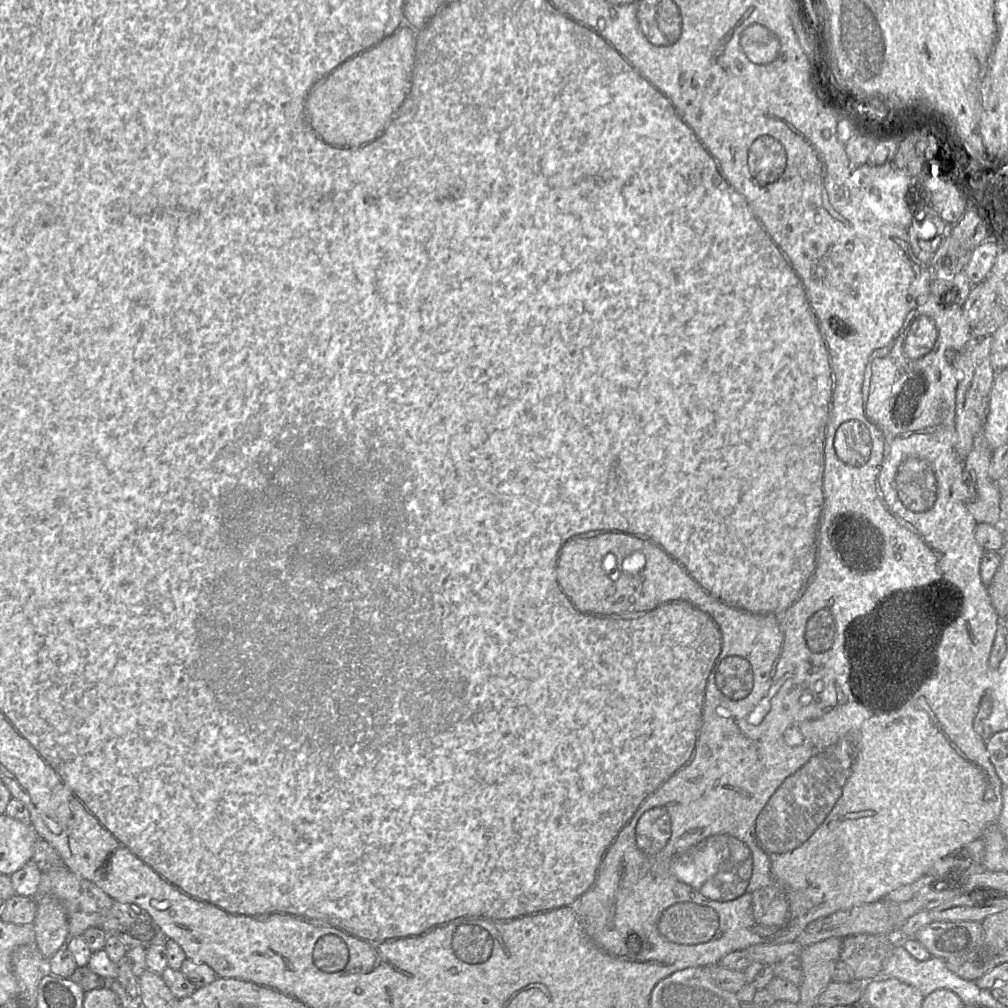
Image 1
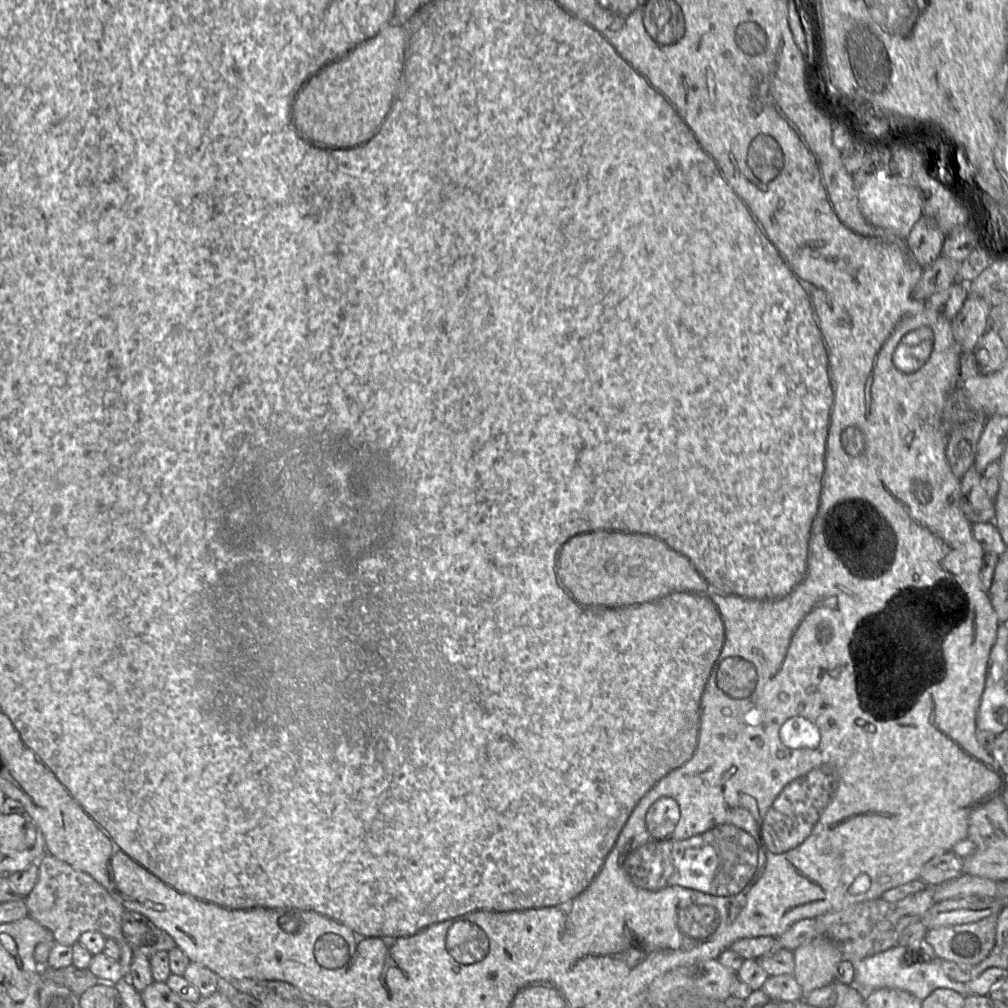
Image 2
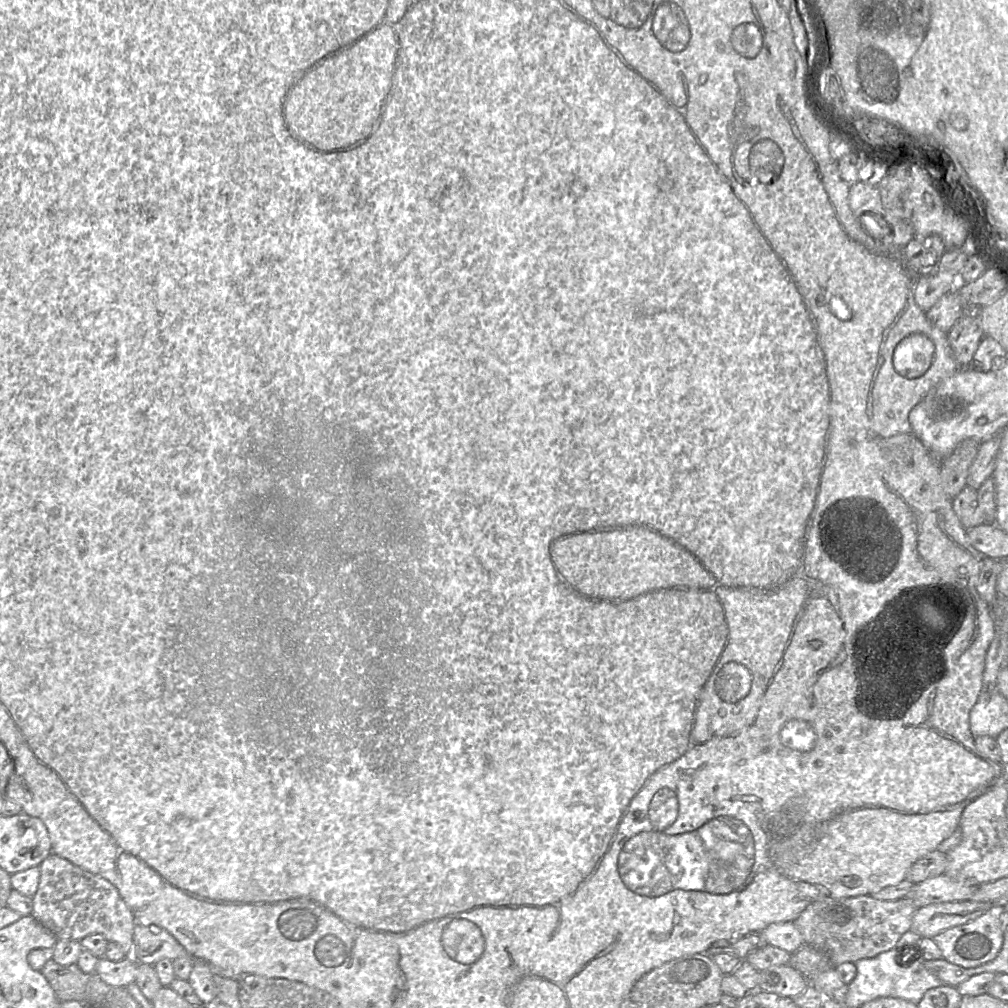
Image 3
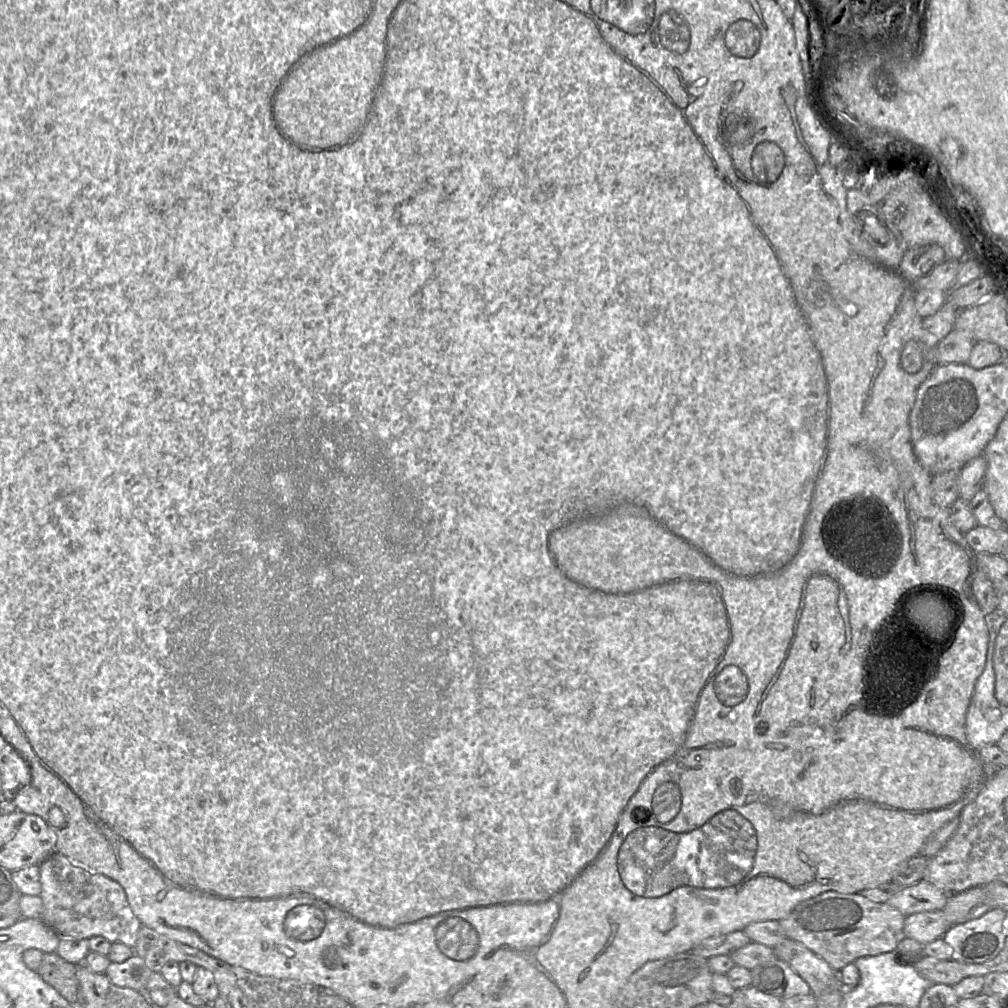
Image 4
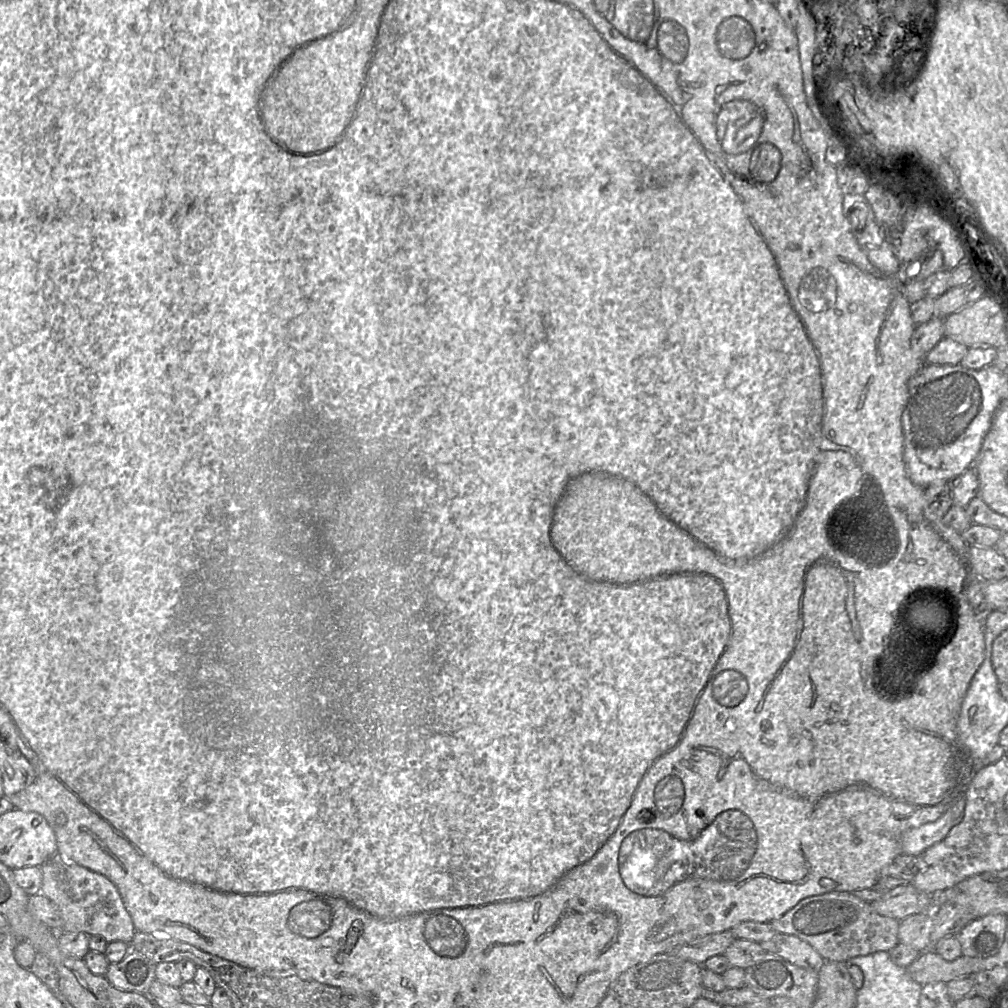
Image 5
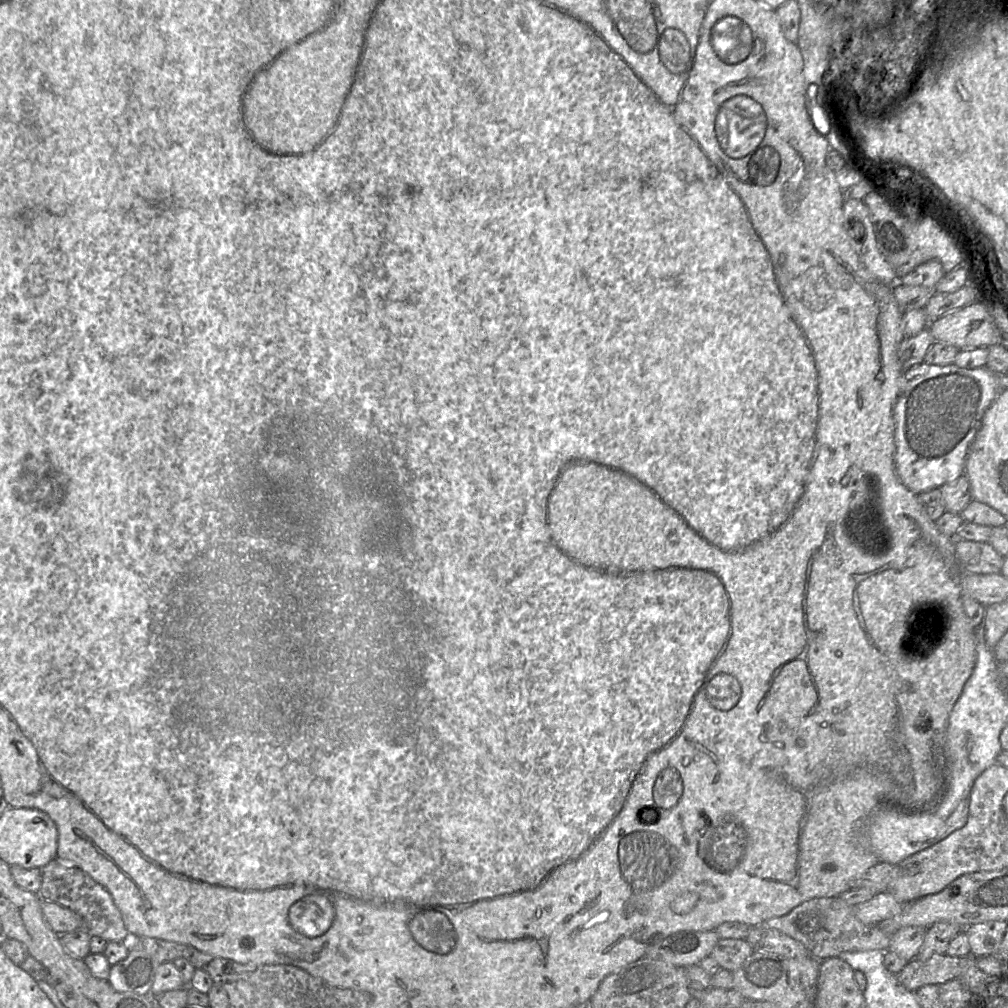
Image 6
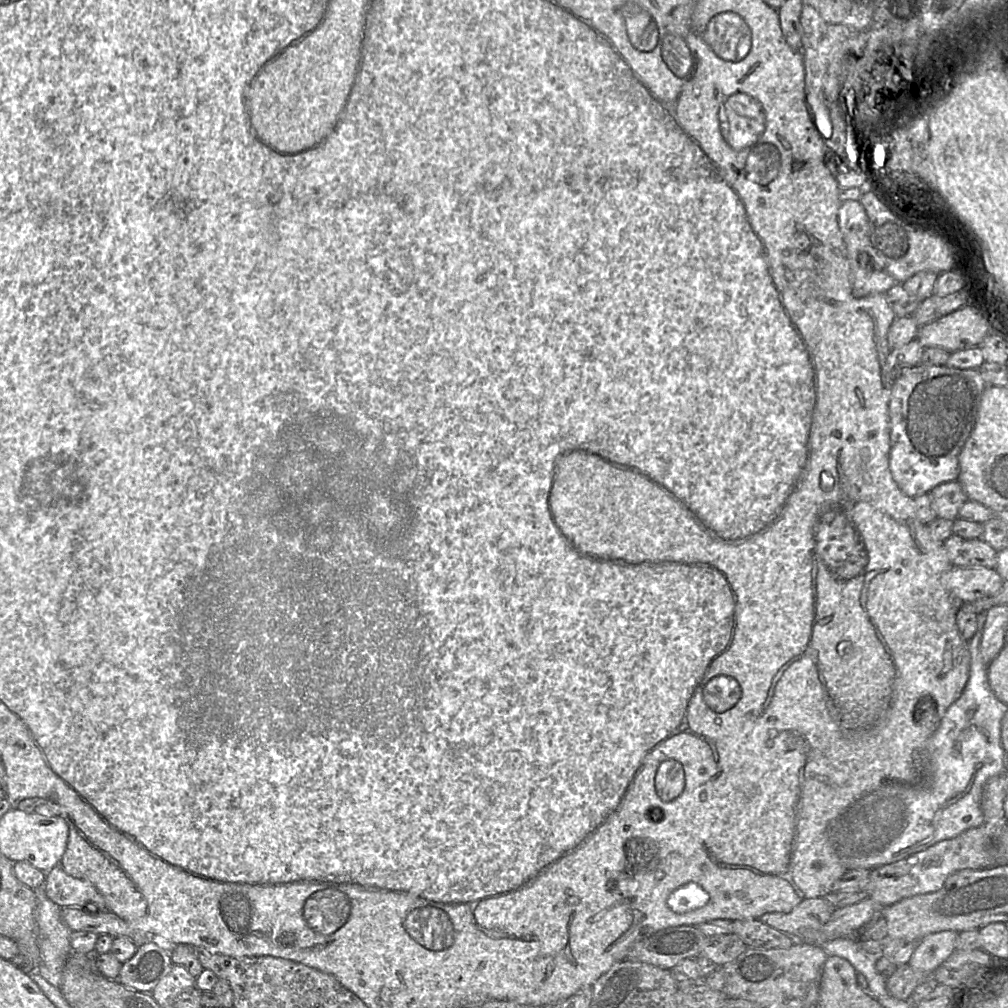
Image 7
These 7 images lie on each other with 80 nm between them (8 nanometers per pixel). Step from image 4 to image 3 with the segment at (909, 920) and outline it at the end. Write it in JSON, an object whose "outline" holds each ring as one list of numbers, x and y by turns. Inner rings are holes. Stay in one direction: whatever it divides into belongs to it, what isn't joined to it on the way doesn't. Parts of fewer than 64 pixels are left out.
{"outline":[[974,901,930,904,918,908,913,916,911,930,921,937,933,938,940,932,968,923,987,911]]}

